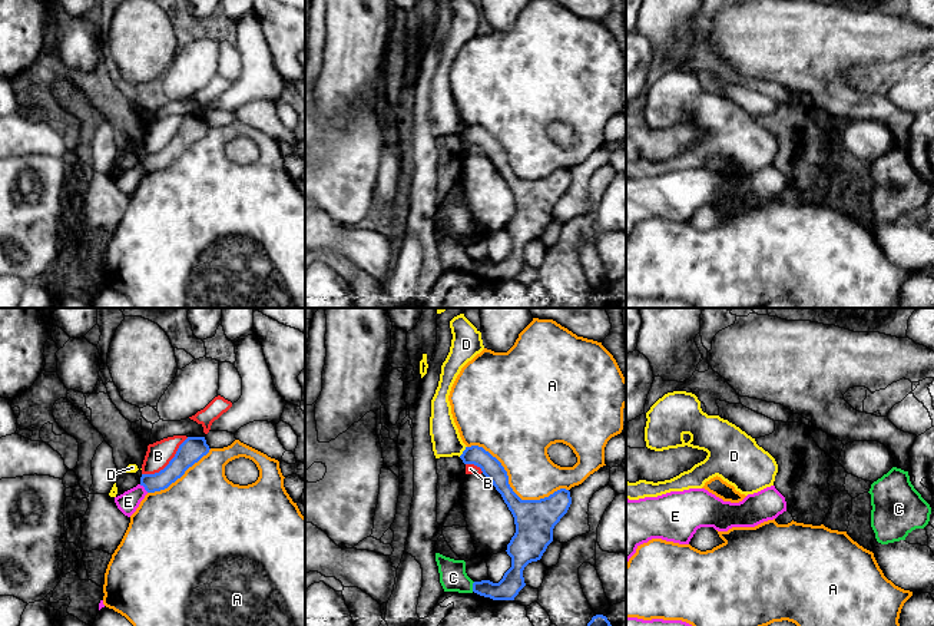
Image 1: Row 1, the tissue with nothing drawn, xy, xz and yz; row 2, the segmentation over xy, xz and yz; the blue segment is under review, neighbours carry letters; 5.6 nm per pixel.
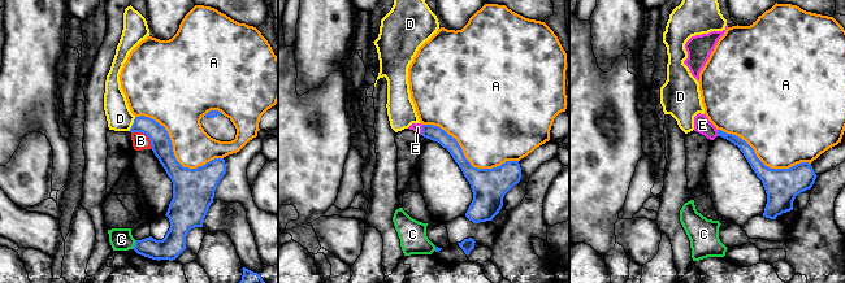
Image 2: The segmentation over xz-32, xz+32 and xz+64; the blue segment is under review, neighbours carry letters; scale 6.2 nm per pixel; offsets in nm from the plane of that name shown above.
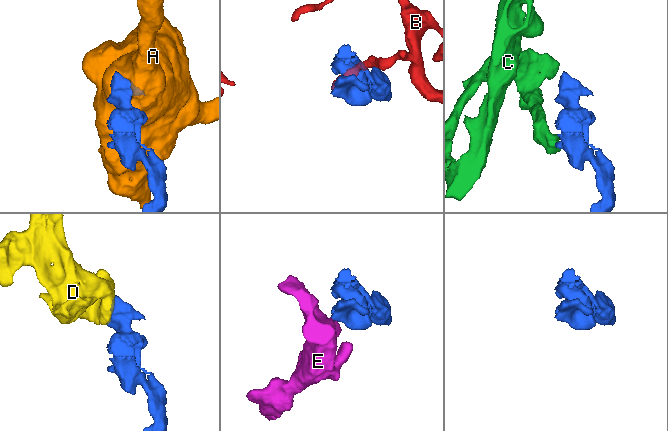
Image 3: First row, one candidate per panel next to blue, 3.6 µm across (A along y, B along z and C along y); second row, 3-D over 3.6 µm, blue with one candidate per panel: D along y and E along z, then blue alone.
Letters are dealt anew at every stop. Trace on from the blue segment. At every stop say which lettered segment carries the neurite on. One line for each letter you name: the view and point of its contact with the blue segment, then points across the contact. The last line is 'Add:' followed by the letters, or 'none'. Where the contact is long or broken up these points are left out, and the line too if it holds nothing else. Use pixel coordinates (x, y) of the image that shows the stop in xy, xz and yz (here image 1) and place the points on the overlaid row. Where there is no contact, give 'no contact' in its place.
Add: none

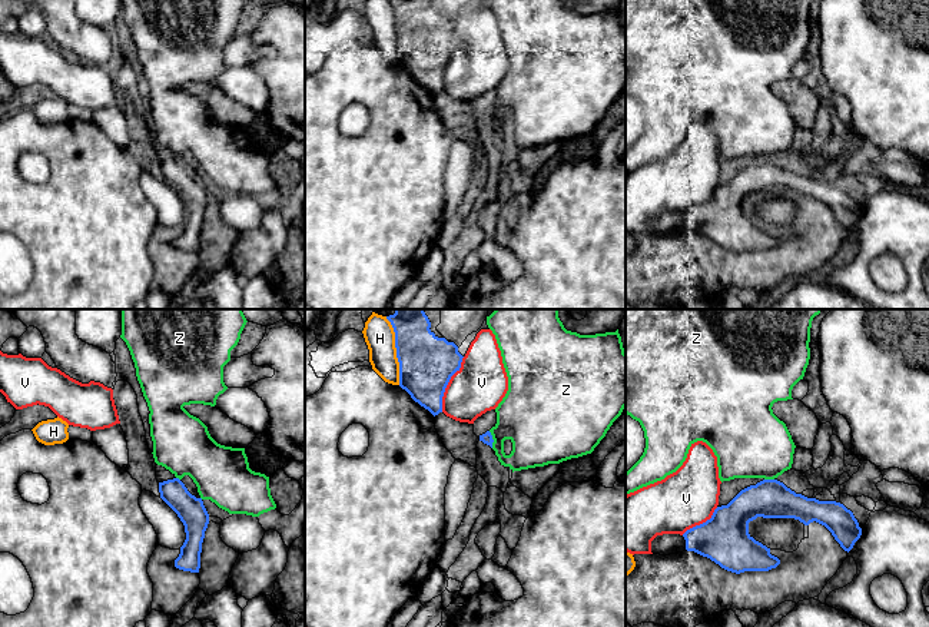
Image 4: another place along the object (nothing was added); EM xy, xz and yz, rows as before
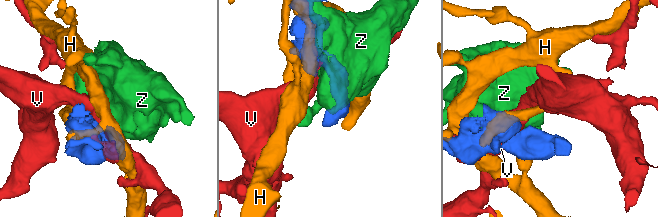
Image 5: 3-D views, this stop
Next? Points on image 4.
Add: none

